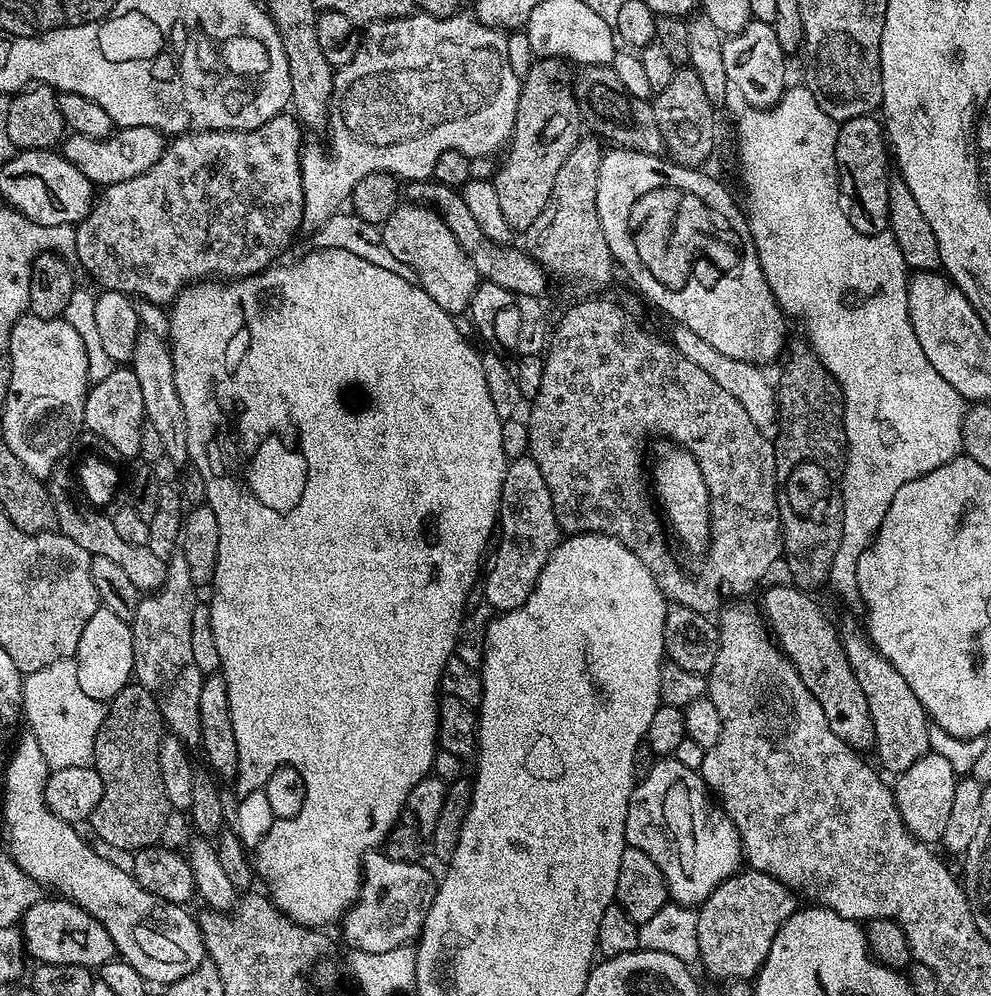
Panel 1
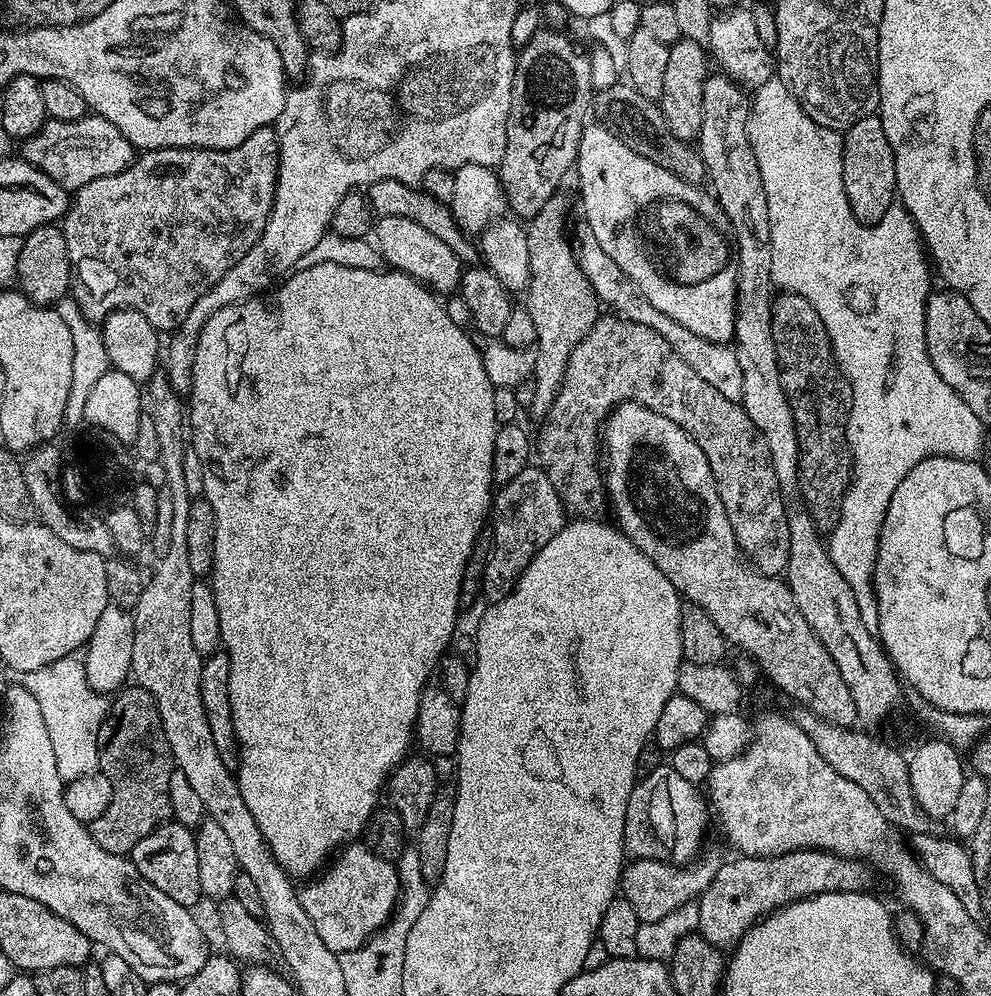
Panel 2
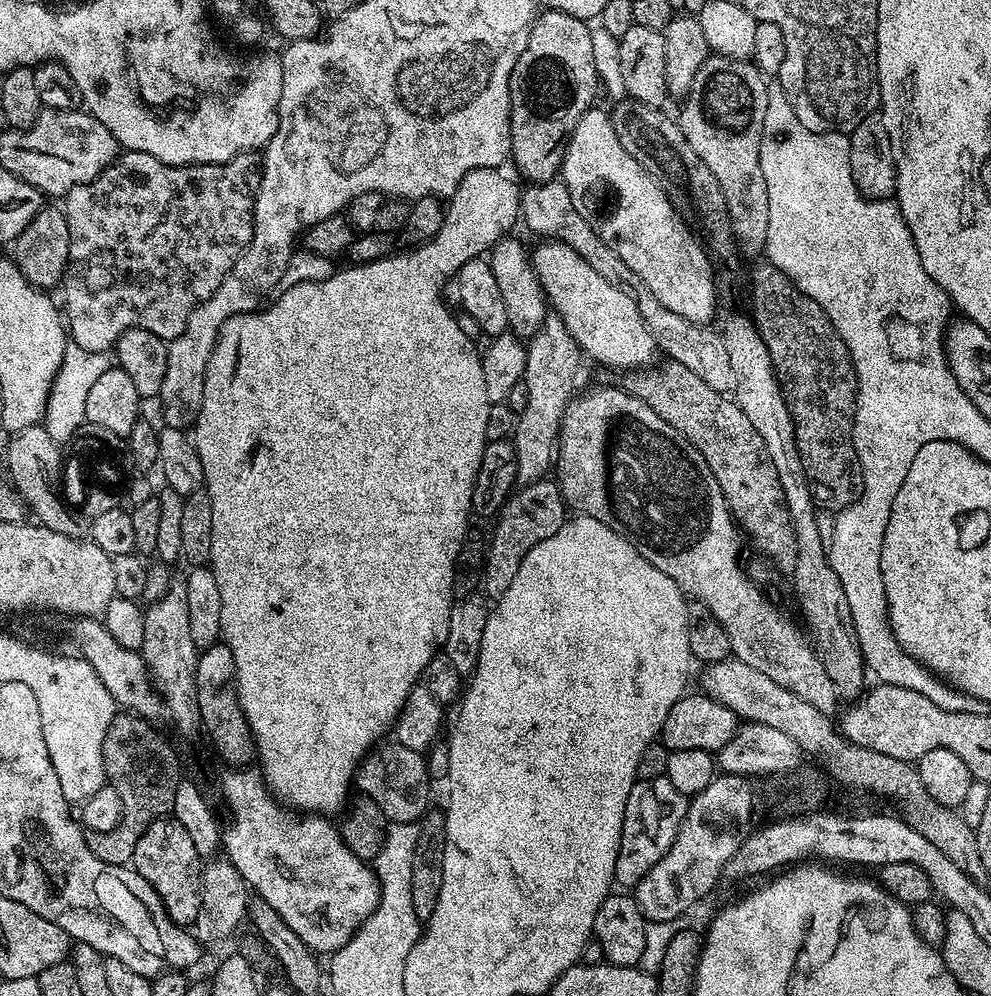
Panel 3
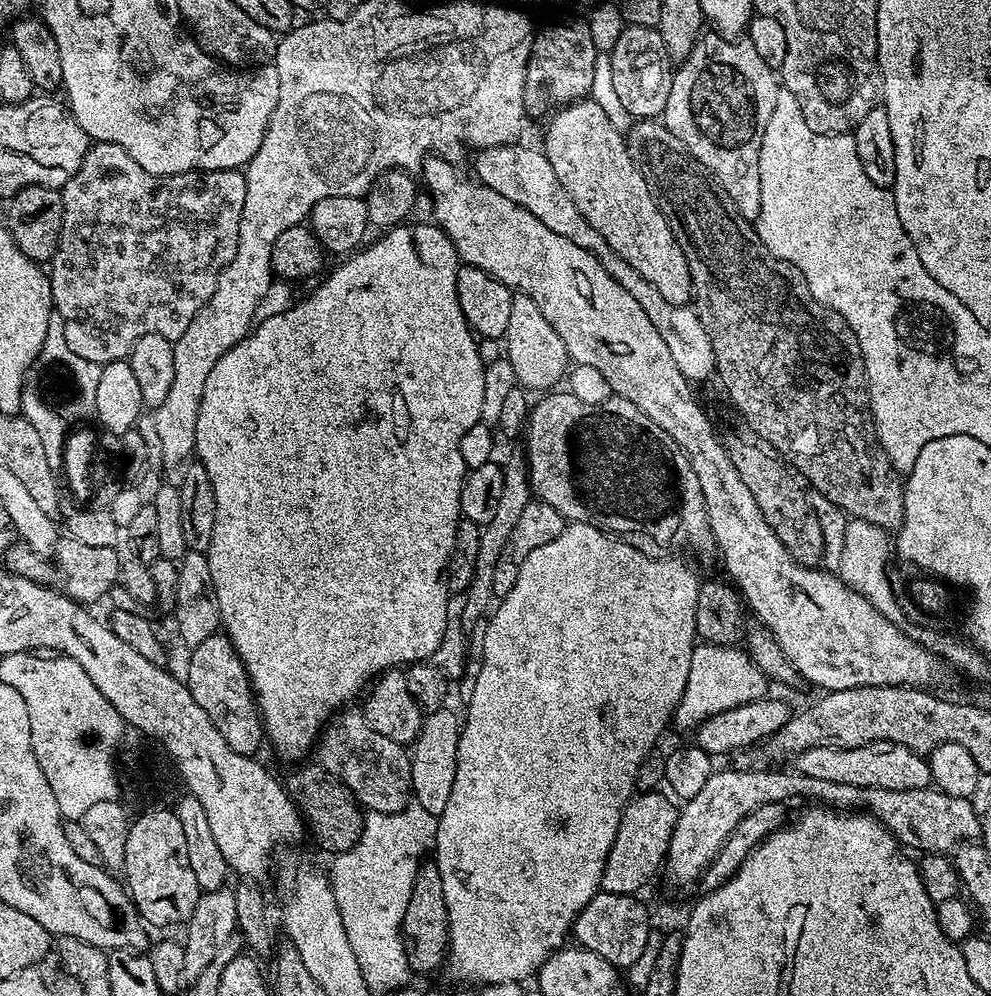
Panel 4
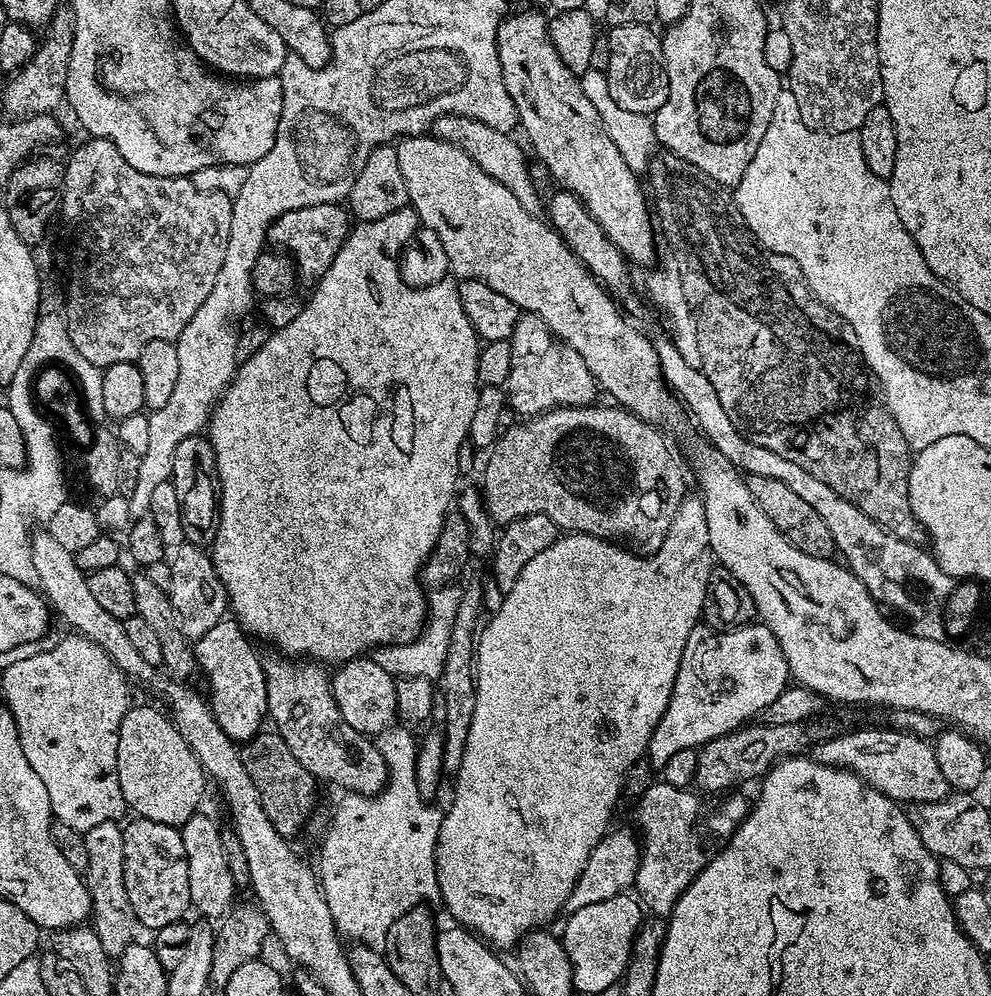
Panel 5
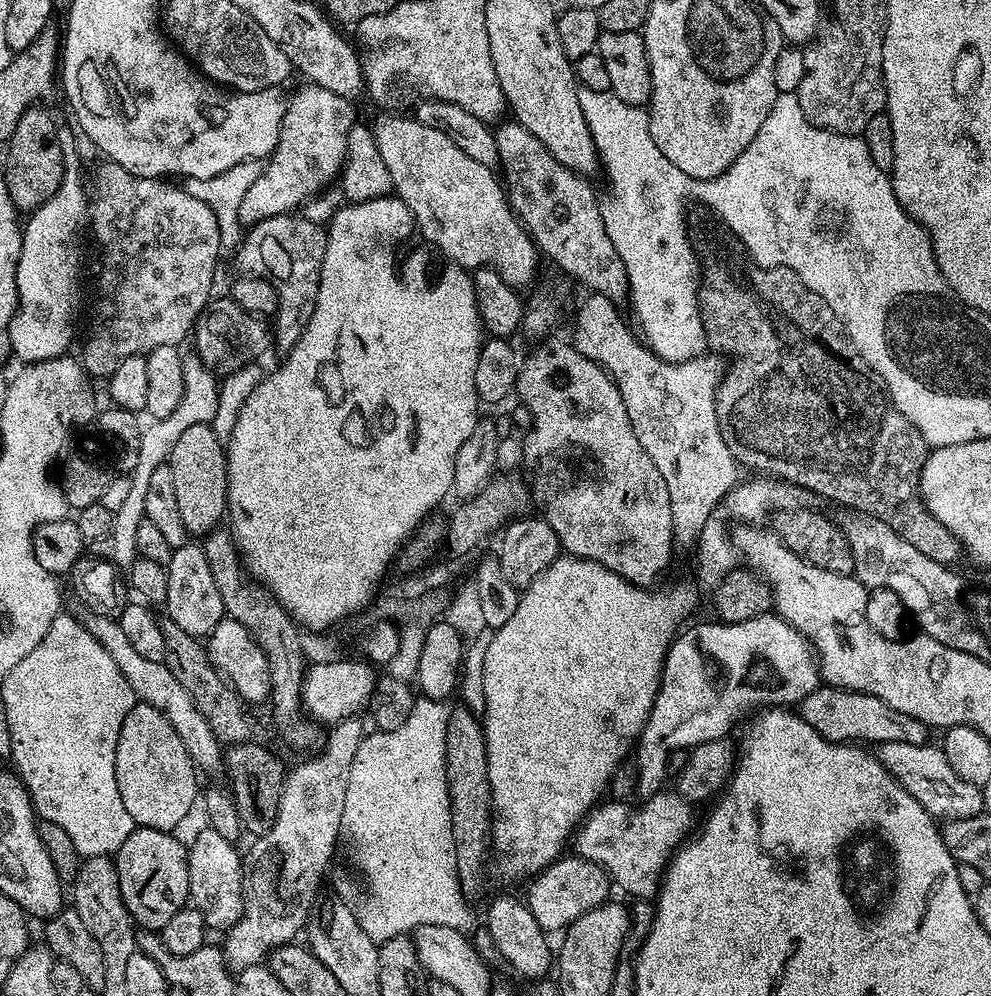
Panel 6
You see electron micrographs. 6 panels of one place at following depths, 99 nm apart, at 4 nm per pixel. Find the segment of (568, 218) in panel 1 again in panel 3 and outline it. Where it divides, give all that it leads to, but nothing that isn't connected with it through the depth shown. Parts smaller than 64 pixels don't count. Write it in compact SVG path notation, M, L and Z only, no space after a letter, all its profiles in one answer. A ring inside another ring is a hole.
M555 314L549 315L543 328L527 341L526 351L528 357L522 381L526 386L526 410L515 417L516 429L510 433L514 454L518 458L516 483L520 486L545 479L553 467L560 419L573 399L572 387L576 384L576 371L582 361L580 347L574 342L570 330L566 330L564 323Z

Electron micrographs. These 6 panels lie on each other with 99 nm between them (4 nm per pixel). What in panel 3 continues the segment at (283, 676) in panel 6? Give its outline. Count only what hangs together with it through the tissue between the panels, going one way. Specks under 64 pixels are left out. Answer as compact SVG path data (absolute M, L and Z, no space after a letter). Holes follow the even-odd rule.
M384 742L372 749L360 762L356 769L354 784L363 795L372 799L374 806L382 810L382 814L391 823L415 824L429 811L428 762L425 753L418 750L410 750L397 742Z

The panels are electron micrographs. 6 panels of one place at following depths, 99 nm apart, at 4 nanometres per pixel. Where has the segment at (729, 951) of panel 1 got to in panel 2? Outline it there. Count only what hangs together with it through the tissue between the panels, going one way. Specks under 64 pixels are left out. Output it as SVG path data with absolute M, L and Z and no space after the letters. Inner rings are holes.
M803 848L800 852L788 852L785 856L742 856L739 854L733 855L733 860L725 859L721 863L718 874L714 874L714 882L710 882L707 890L698 898L700 909L698 910L698 931L701 936L706 938L706 942L710 942L721 950L731 949L733 946L739 944L742 937L752 929L753 924L760 923L764 917L770 915L772 912L778 911L780 908L786 907L788 904L793 904L796 900L804 900L807 896L817 896L823 892L867 892L873 891L872 883L878 880L877 873L873 871L869 865L865 864L863 860L851 860L845 856L835 856L832 852L823 852L817 848Z

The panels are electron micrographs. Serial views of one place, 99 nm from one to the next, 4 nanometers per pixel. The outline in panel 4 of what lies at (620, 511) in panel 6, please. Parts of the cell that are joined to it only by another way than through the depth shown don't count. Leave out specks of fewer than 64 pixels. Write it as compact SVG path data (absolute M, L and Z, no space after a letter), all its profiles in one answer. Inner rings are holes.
M516 292L510 302L510 323L506 325L506 334L502 338L502 344L506 349L506 359L510 362L510 366L514 366L517 385L525 390L533 390L532 388L555 389L559 385L556 383L563 378L564 371L567 370L568 364L570 365L566 346L562 342L562 338L558 338L558 334L554 334L554 326L550 326L550 322L546 322L542 310L538 310L538 305L521 292Z

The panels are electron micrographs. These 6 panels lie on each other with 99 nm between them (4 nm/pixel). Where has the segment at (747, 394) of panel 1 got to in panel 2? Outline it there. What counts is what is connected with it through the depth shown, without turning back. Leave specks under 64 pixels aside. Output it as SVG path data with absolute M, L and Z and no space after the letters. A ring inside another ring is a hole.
M583 222L577 224L576 240L574 236L576 261L582 272L586 274L592 289L596 291L597 301L601 305L609 304L612 307L609 309L615 315L638 322L642 326L650 326L654 334L662 334L662 338L670 342L674 354L678 354L678 358L682 358L682 362L686 362L686 366L690 366L694 374L710 382L710 386L714 386L718 394L739 402L742 398L742 370L738 367L738 354L735 347L710 342L706 338L698 338L698 334L686 330L686 326L674 322L674 318L662 314L662 310L657 310L651 302L646 302L644 295L636 291L634 282L626 274L626 270L622 270L622 266L618 266L618 262L614 262L614 258L610 258L610 254L606 254L602 246L598 246L598 238L594 238L590 226Z

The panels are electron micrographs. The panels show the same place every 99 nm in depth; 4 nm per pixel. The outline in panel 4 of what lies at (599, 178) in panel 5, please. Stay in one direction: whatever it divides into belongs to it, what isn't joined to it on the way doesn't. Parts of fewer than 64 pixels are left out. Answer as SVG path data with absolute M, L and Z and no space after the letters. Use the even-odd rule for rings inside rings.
M590 98L575 100L553 111L548 122L543 154L550 166L554 166L558 182L562 182L566 194L570 194L570 202L578 206L582 218L586 218L586 222L610 242L610 250L626 258L666 302L688 304L692 299L692 279L686 254L682 254L682 246L678 246L666 218L656 208L644 175L630 158L625 133L616 128L614 122L606 118L606 110Z

